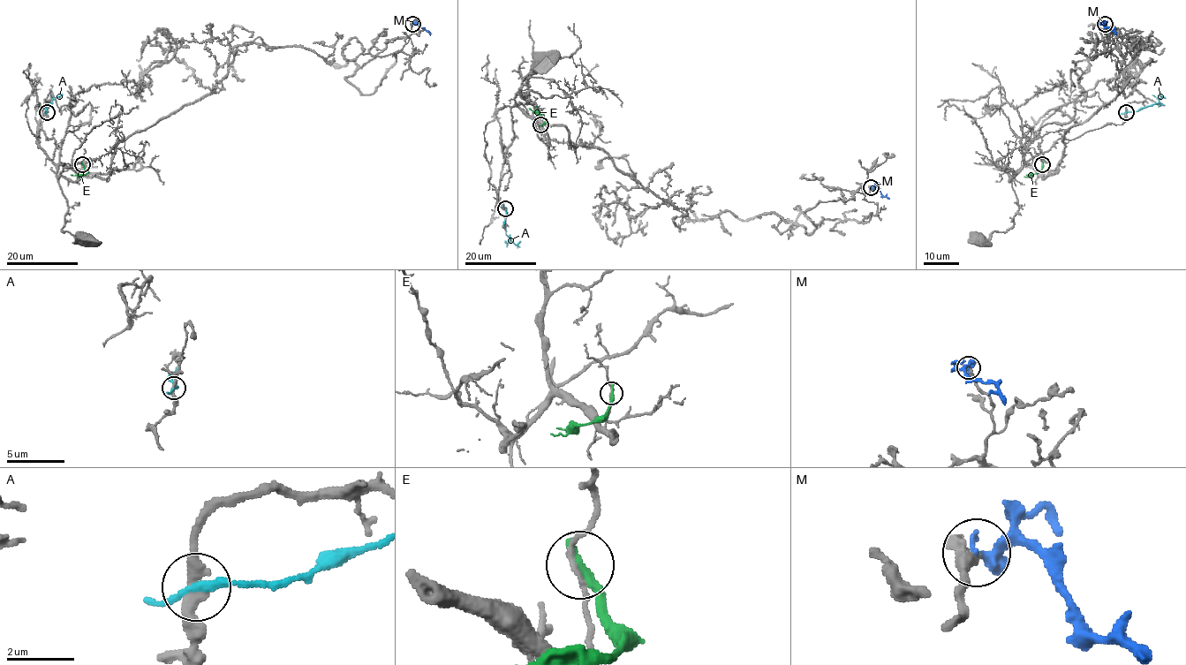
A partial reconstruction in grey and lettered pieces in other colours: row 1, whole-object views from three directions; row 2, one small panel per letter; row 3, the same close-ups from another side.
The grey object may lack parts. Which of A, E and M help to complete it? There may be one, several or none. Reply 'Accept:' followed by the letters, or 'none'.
Accept: M

